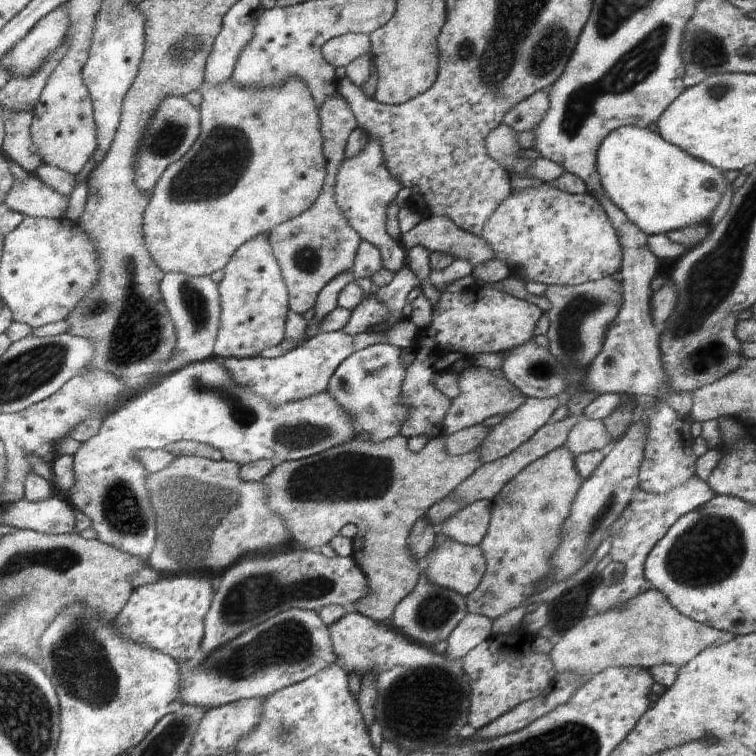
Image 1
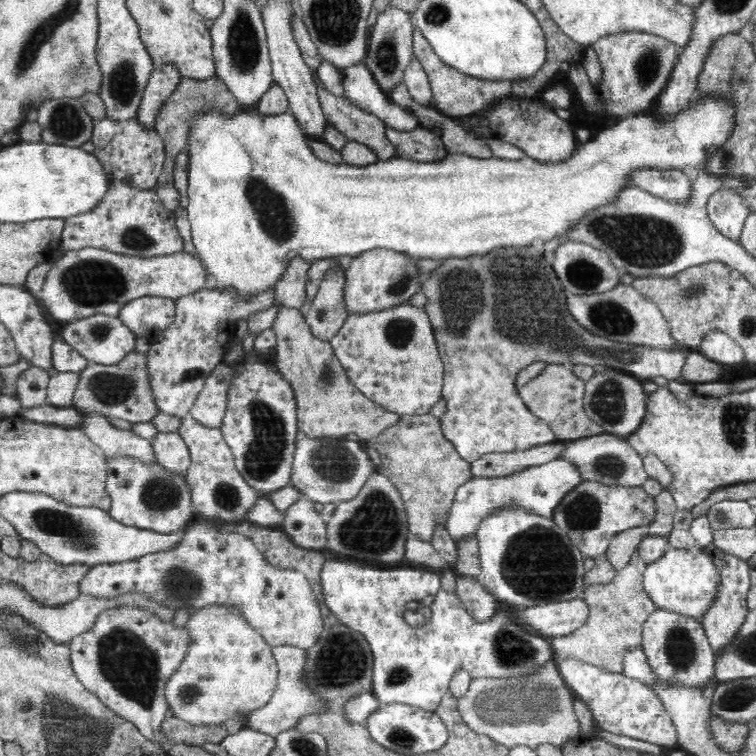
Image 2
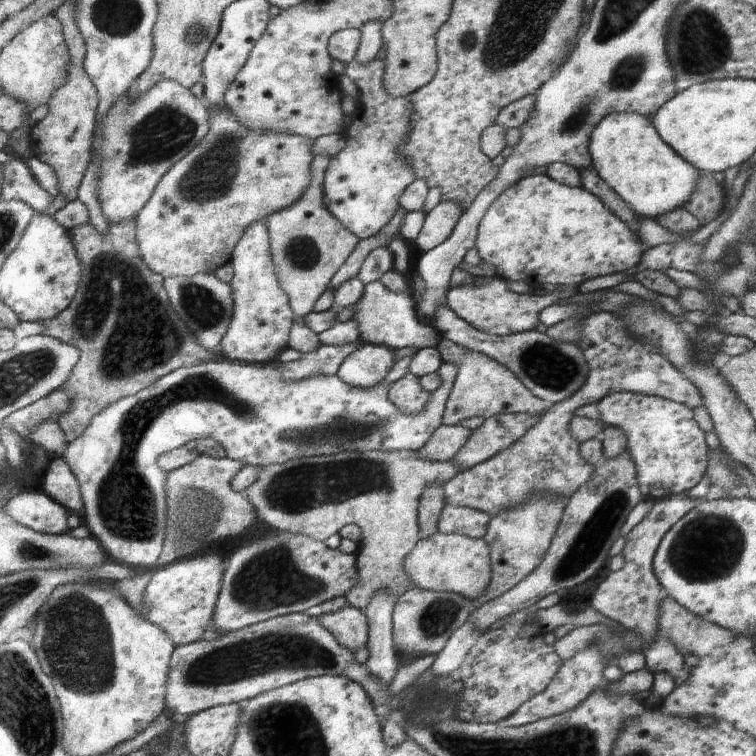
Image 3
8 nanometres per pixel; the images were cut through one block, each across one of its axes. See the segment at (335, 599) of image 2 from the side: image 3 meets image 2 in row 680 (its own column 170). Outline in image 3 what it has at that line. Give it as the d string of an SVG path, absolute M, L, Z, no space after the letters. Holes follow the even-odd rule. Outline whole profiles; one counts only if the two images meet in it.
M410 352L402 356L400 360L394 363L393 368L390 369L385 379L375 387L370 387L369 389L349 387L338 375L329 375L328 377L312 376L312 378L304 378L304 380L300 380L300 382L288 382L288 380L282 376L280 368L276 368L276 366L272 364L252 365L249 363L239 363L238 361L217 360L212 362L201 362L196 366L177 368L166 374L166 376L159 378L152 386L148 386L148 388L140 390L140 392L136 392L136 394L132 396L120 398L120 400L116 400L116 402L110 402L110 406L102 408L96 416L92 416L92 420L90 420L90 424L88 424L89 428L86 429L76 441L67 444L66 450L62 452L62 457L49 460L48 466L46 466L46 469L42 473L41 489L44 490L49 497L52 497L56 502L59 502L66 508L70 514L76 514L82 518L83 523L90 530L91 536L94 536L94 538L101 543L101 546L105 549L110 558L112 558L112 561L124 563L131 567L142 568L142 570L152 570L152 568L156 568L158 557L163 549L167 517L165 497L165 480L167 472L164 472L157 465L157 459L160 458L160 456L164 456L166 452L170 452L171 450L182 448L191 440L206 438L210 438L214 440L214 442L222 444L222 448L224 448L224 452L226 452L226 457L232 460L242 461L246 465L256 465L260 467L271 464L282 464L283 462L302 457L333 455L339 452L375 450L399 451L402 449L418 451L430 440L436 428L443 424L441 418L443 410L445 409L445 402L454 384L459 364L456 361L443 362L439 368L441 387L436 389L433 393L430 393L428 402L423 411L414 415L405 415L403 411L398 410L398 407L389 399L387 392L389 391L390 385L395 380L409 373L410 362L415 355L416 352Z

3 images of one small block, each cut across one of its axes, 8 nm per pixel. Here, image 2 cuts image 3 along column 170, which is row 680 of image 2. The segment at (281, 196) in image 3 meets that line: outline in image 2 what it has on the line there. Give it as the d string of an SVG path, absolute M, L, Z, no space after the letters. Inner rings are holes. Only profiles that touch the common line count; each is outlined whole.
M229 604L208 605L196 610L191 614L185 627L190 637L186 656L179 664L178 670L170 676L164 685L164 696L169 711L176 718L194 726L222 724L230 718L242 718L242 726L245 726L245 719L254 710L258 710L270 702L277 686L279 671L271 651L273 647Z

